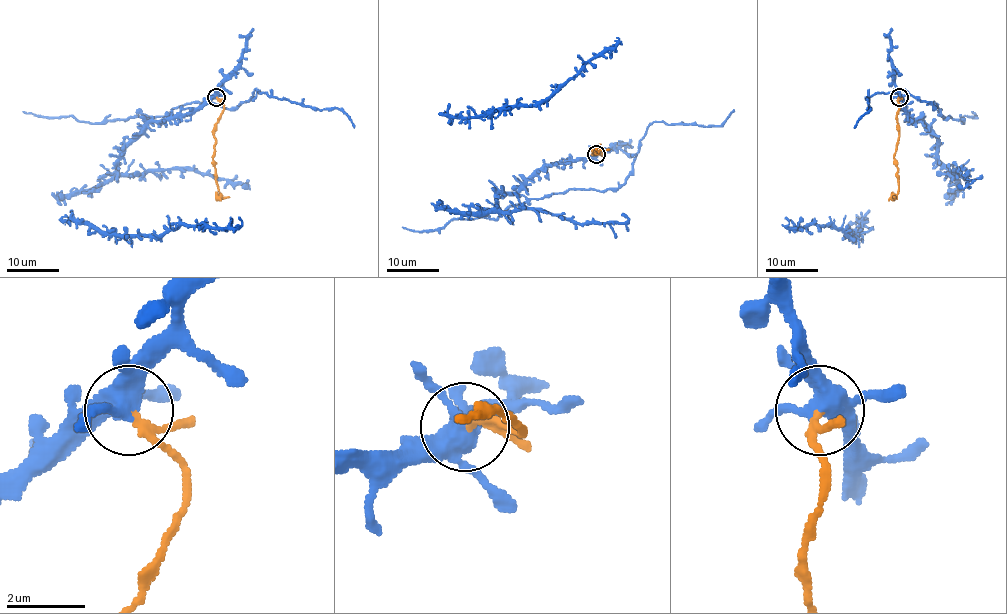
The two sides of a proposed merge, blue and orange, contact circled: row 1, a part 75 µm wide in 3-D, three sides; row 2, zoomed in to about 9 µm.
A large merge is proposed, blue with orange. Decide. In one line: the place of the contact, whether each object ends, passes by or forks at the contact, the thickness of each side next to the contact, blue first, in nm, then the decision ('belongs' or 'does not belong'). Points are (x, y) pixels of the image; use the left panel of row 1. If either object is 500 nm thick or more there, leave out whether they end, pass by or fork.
place (216, 97); blue forks; orange passes by; calibres 440 and 140 nm; does not belong

